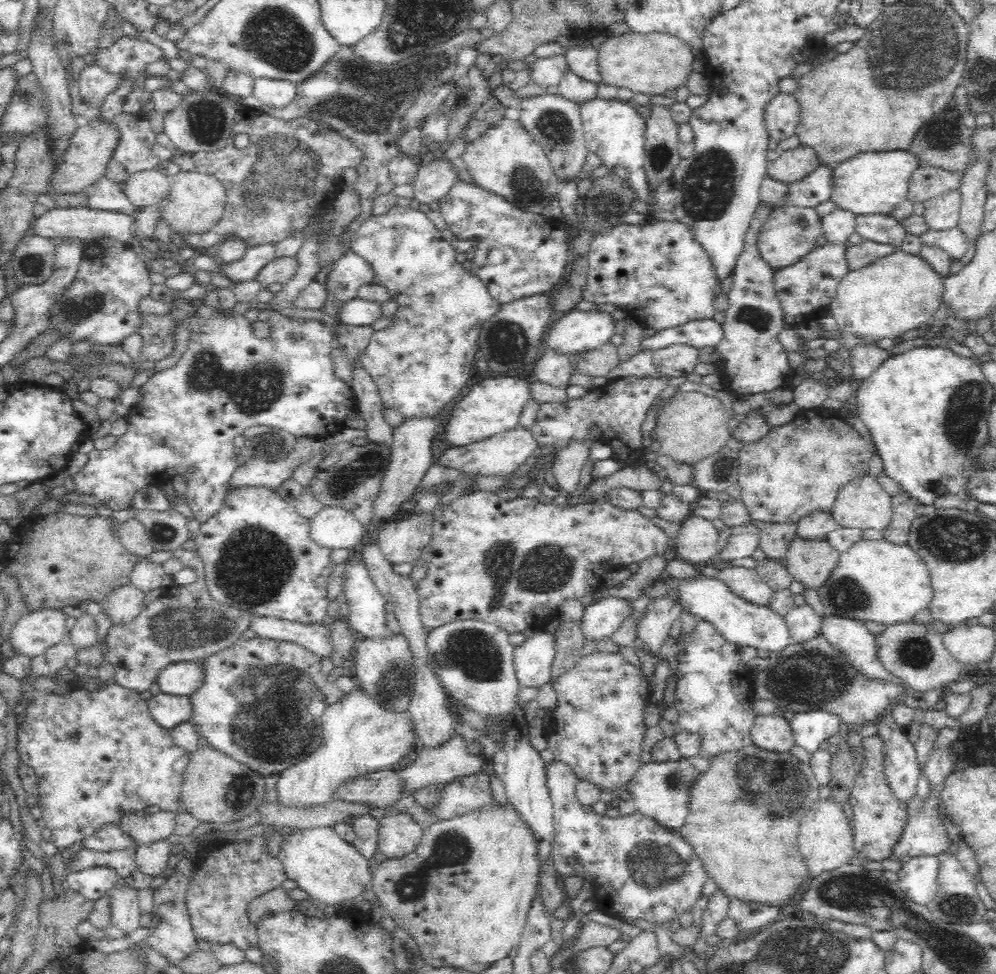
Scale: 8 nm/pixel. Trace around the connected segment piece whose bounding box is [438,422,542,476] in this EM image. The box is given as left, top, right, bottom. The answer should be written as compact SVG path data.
M518 422L512 430L492 434L484 440L446 449L438 465L457 469L461 474L507 475L512 476L520 464L530 462L542 449L533 434Z

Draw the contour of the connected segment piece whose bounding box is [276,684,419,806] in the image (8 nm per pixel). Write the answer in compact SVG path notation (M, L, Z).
M358 684L355 690L344 694L340 702L336 702L336 704L325 709L321 724L323 737L320 747L312 755L306 756L301 763L283 770L278 775L277 800L288 806L328 802L330 792L336 790L336 786L342 784L342 782L356 776L364 776L383 770L394 770L394 765L398 764L404 756L408 756L410 752L414 752L419 748L416 724L408 710L392 711L384 709Z

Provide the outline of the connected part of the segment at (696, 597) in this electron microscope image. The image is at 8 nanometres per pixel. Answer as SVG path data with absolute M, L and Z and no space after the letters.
M700 577L693 581L681 580L677 584L679 584L679 597L684 606L683 609L691 611L696 618L705 618L715 624L717 631L728 643L777 654L792 644L791 632L784 616L770 607L758 606L736 596L719 580Z

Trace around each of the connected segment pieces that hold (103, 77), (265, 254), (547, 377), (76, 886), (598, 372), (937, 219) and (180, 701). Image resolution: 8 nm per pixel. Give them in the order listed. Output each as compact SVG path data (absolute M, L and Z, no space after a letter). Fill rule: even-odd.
M85 65L79 76L79 93L88 108L101 108L105 96L112 92L122 76L104 72L96 65Z
M274 245L247 248L239 260L224 263L220 268L220 274L226 280L230 280L228 288L231 289L238 284L255 280L258 272L274 258Z
M545 352L533 364L533 374L537 381L554 388L566 388L570 384L570 376L574 373L568 358Z
M97 866L69 872L65 887L79 892L90 900L98 900L107 896L107 892L116 881L116 871L108 867Z
M611 343L604 344L595 350L584 352L578 360L576 372L594 378L605 376L619 363L617 347Z
M958 188L946 189L944 192L937 194L933 198L924 202L924 209L926 209L923 216L926 218L926 223L930 225L932 230L949 230L953 227L958 227L959 214L961 210L962 196Z
M159 693L147 701L150 717L157 726L166 731L189 721L192 706L189 696L169 696Z

